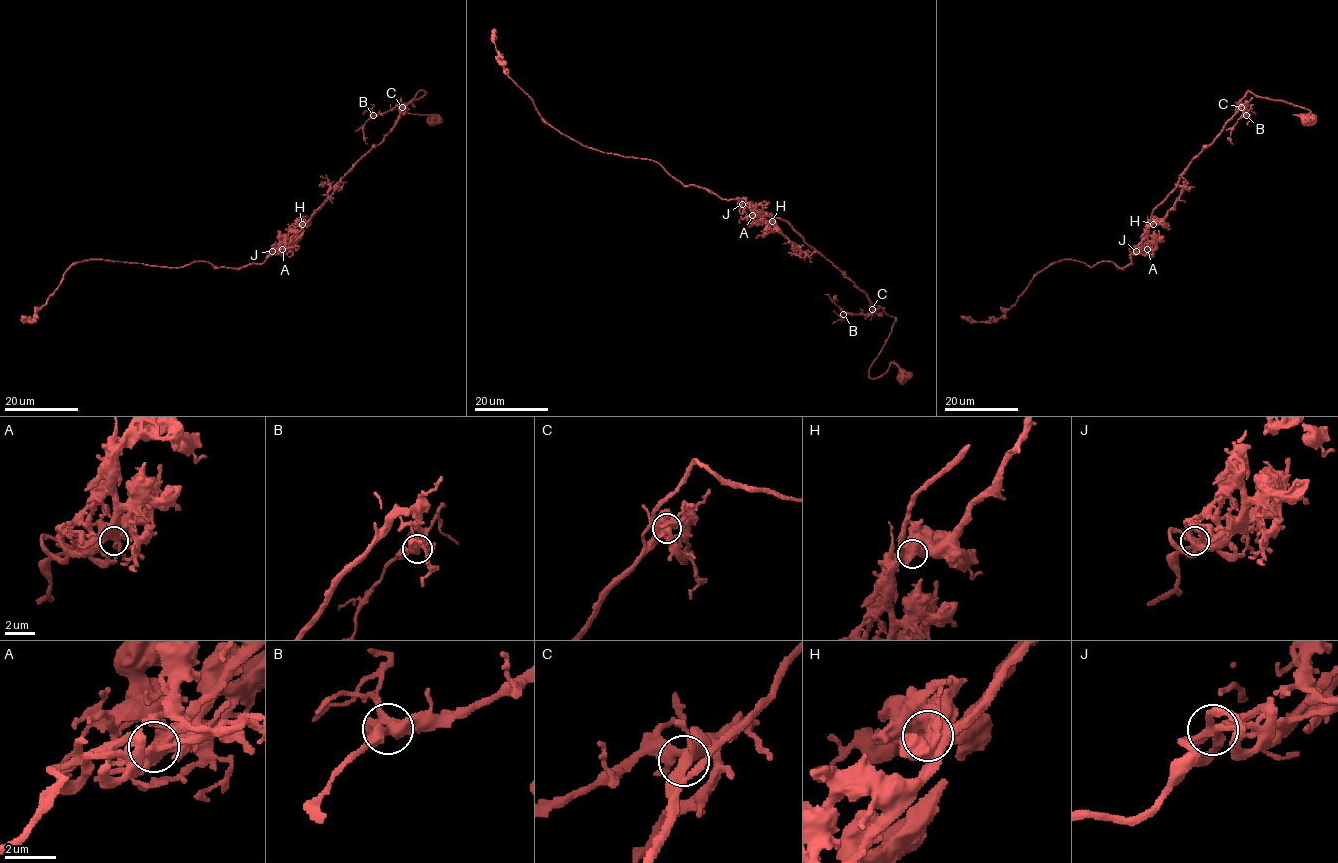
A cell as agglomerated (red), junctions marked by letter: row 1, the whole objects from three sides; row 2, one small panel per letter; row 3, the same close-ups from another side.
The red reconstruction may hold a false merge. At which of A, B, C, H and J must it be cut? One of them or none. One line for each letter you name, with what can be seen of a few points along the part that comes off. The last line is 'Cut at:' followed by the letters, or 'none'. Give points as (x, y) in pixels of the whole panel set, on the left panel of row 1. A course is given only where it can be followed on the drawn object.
Cut at: none

